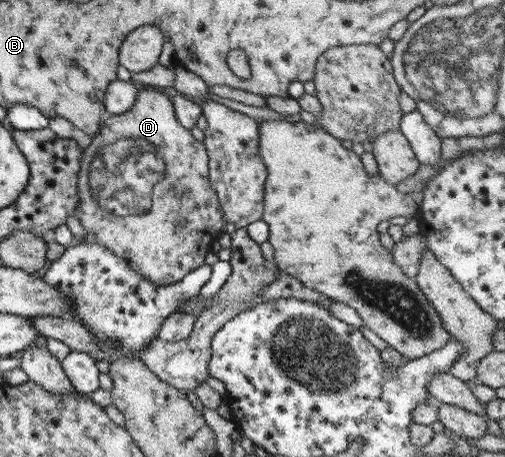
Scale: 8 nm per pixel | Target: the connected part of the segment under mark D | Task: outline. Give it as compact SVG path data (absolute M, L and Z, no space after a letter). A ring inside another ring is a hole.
M156 88L152 90L141 89L133 107L124 114L107 118L101 124L101 129L99 129L97 136L75 136L75 140L79 140L79 148L83 150L83 157L79 161L79 180L77 184L77 196L80 203L76 205L75 216L77 216L87 233L85 241L75 239L75 243L104 244L105 247L120 256L121 259L128 260L128 263L145 278L161 287L177 283L186 274L193 272L193 269L205 264L205 256L214 250L215 241L225 231L226 221L223 218L223 211L221 210L216 190L213 190L208 177L209 166L206 146L201 141L193 138L190 130L183 128L179 124L171 98L161 94Z

